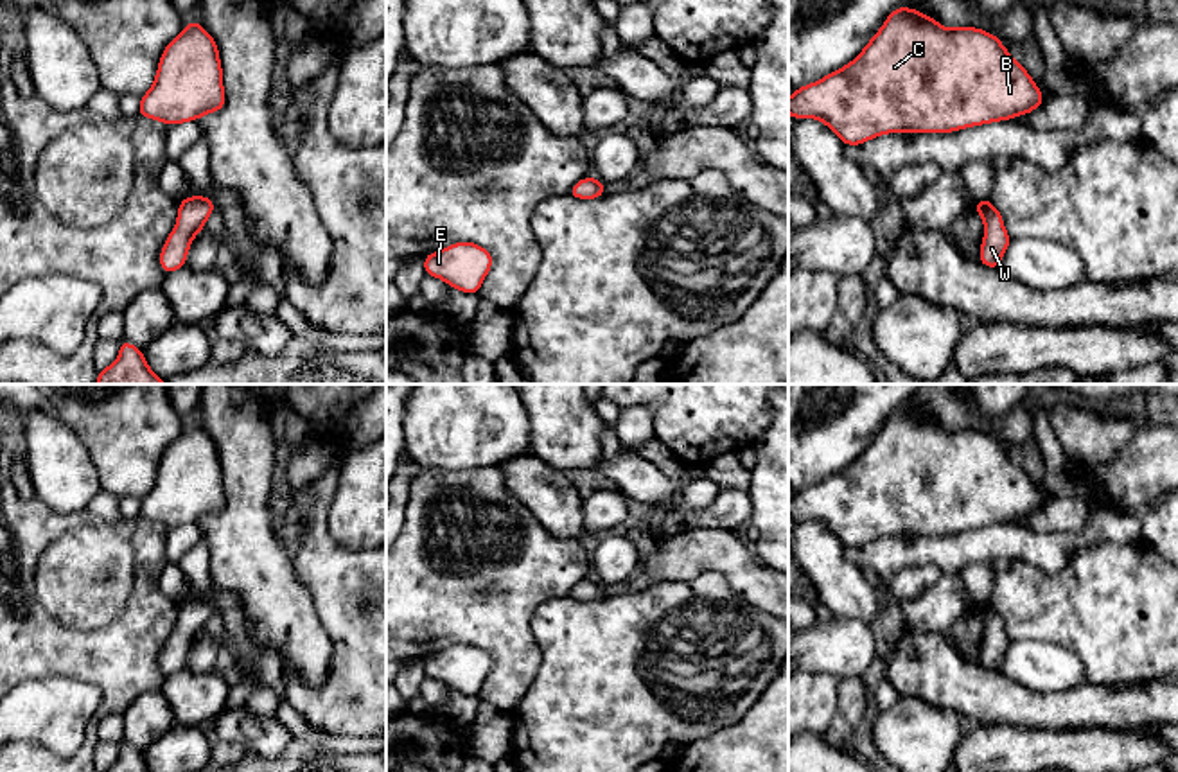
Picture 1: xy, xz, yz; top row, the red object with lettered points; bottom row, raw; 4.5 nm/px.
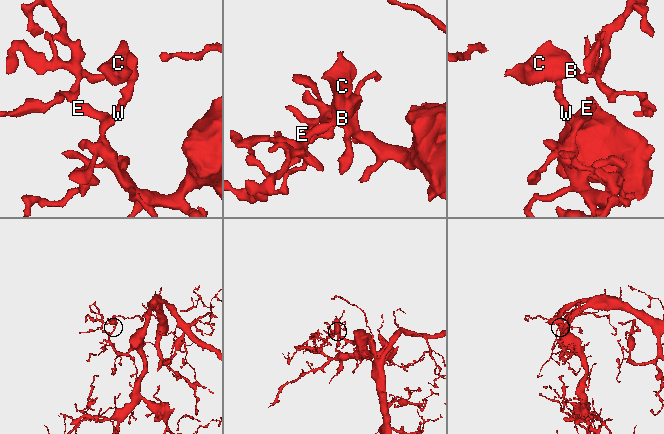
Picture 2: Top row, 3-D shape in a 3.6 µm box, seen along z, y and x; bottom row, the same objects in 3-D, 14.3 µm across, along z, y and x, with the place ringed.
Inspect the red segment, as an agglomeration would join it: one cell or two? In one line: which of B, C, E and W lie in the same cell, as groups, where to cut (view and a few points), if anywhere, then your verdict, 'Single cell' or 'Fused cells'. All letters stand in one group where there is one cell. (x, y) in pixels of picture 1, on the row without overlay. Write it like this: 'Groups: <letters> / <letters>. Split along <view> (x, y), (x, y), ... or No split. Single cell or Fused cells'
Groups: B C E W. No split. Single cell

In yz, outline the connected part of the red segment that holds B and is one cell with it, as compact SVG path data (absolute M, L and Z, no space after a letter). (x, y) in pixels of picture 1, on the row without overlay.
M894 411L857 461L788 501L788 515L822 522L846 548L884 535L950 535L1034 513L1045 499L1002 443Z

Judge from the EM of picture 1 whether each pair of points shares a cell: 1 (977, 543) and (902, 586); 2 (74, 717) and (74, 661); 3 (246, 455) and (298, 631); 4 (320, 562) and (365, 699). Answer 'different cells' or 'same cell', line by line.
1: different cells
2: different cells
3: same cell
4: same cell

